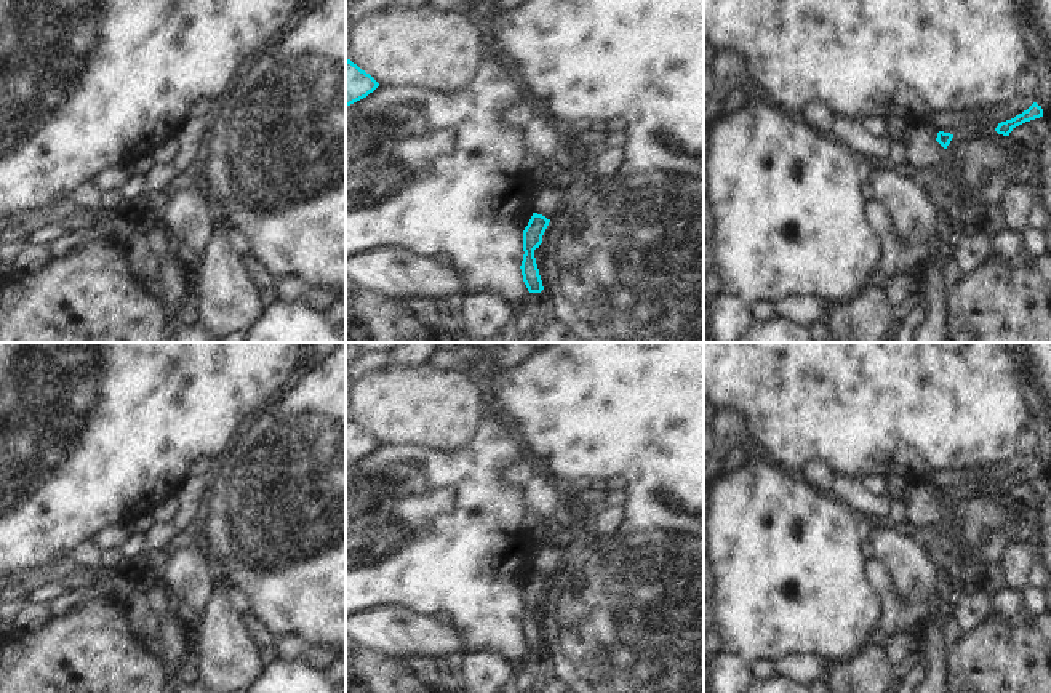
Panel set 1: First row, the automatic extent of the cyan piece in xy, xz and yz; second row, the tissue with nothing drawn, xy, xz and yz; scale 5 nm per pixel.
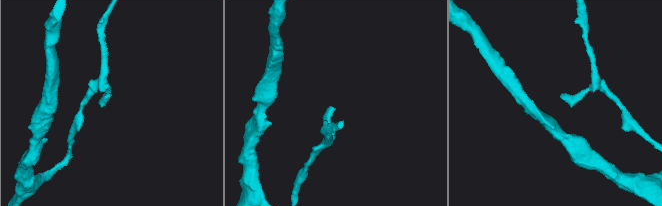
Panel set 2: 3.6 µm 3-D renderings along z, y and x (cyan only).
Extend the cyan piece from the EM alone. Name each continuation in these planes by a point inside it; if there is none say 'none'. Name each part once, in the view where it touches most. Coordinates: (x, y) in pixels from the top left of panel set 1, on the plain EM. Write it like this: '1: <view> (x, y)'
none

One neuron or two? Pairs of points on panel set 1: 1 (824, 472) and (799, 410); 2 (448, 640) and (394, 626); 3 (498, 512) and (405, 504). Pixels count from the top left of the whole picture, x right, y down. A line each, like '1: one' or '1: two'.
1: two
2: one
3: one

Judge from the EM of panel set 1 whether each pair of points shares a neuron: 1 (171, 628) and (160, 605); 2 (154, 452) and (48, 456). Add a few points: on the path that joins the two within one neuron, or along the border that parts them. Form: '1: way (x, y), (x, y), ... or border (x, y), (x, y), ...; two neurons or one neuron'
1: way (167, 623), (160, 610); one neuron
2: way (128, 452), (74, 452); one neuron

